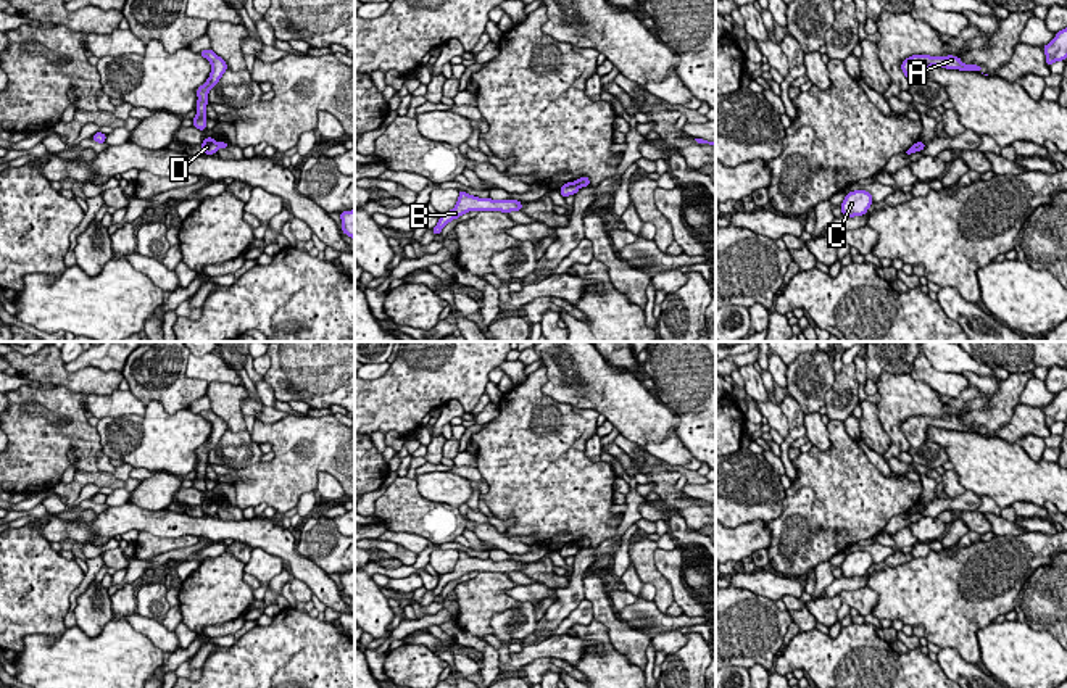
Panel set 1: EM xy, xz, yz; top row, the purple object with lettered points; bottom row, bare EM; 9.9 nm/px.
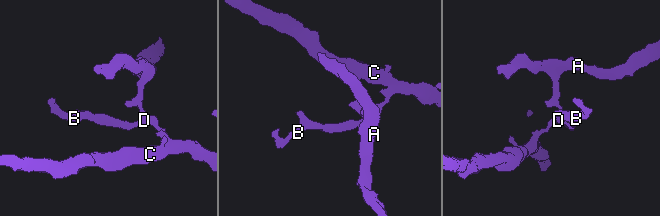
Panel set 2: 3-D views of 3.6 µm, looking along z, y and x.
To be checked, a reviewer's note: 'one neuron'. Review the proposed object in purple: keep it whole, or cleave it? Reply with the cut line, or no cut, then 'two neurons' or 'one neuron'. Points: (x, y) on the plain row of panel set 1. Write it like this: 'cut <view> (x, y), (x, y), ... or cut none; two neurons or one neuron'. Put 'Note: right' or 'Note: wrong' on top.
Note: wrong
cut yz (921, 503), (917, 511); two neurons

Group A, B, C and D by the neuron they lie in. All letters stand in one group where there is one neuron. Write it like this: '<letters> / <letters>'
A B D / C

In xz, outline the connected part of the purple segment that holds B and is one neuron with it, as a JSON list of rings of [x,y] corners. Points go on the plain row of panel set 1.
[[[458,551],[458,553],[459,553],[459,557],[458,557],[456,567],[448,574],[440,575],[438,585],[432,590],[434,596],[438,596],[450,582],[458,580],[464,574],[469,574],[474,570],[475,572],[501,572],[501,574],[522,570],[522,564],[519,561],[509,559],[509,561],[495,562],[492,559],[472,557],[466,554],[464,551]]]

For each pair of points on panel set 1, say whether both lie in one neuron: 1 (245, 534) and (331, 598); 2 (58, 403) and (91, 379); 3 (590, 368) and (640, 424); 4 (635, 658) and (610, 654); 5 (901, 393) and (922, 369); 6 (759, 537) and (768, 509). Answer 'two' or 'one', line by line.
1: one
2: two
3: one
4: two
5: two
6: two

